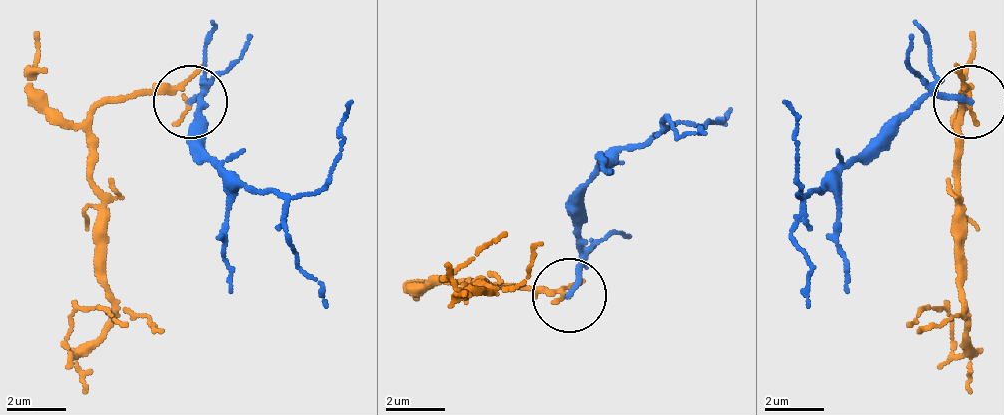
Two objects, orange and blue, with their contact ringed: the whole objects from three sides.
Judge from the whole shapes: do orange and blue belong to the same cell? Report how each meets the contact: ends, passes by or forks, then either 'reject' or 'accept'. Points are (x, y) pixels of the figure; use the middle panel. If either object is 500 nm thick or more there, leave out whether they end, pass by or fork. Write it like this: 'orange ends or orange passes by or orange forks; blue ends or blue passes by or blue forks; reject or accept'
orange passes by; blue ends; reject

